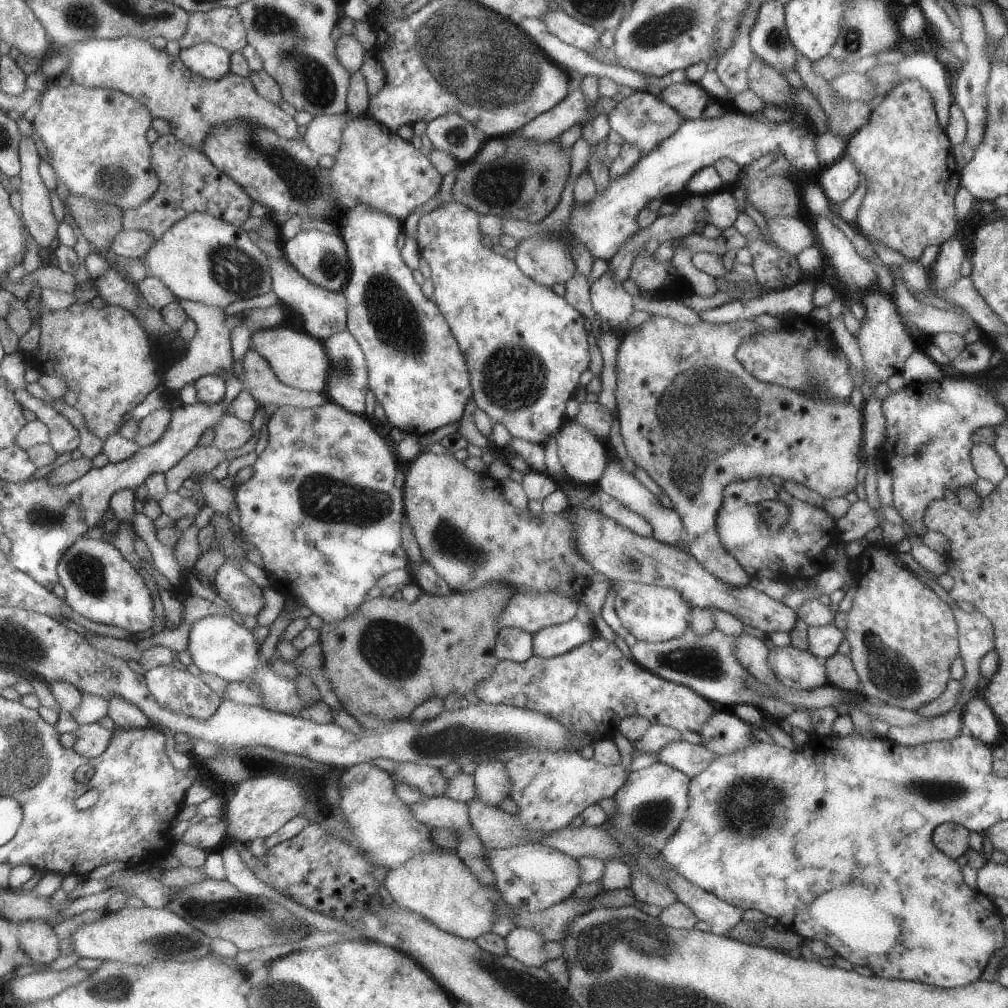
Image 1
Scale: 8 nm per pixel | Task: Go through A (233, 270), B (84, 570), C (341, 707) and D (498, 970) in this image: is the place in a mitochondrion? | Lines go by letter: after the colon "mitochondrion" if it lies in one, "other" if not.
A: mitochondrion
B: mitochondrion
C: other
D: mitochondrion

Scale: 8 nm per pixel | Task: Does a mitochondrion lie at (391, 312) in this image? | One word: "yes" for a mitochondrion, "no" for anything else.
yes

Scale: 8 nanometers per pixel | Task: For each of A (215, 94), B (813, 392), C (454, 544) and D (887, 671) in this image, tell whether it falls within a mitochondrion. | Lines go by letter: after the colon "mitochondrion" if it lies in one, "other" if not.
A: other
B: other
C: mitochondrion
D: mitochondrion

